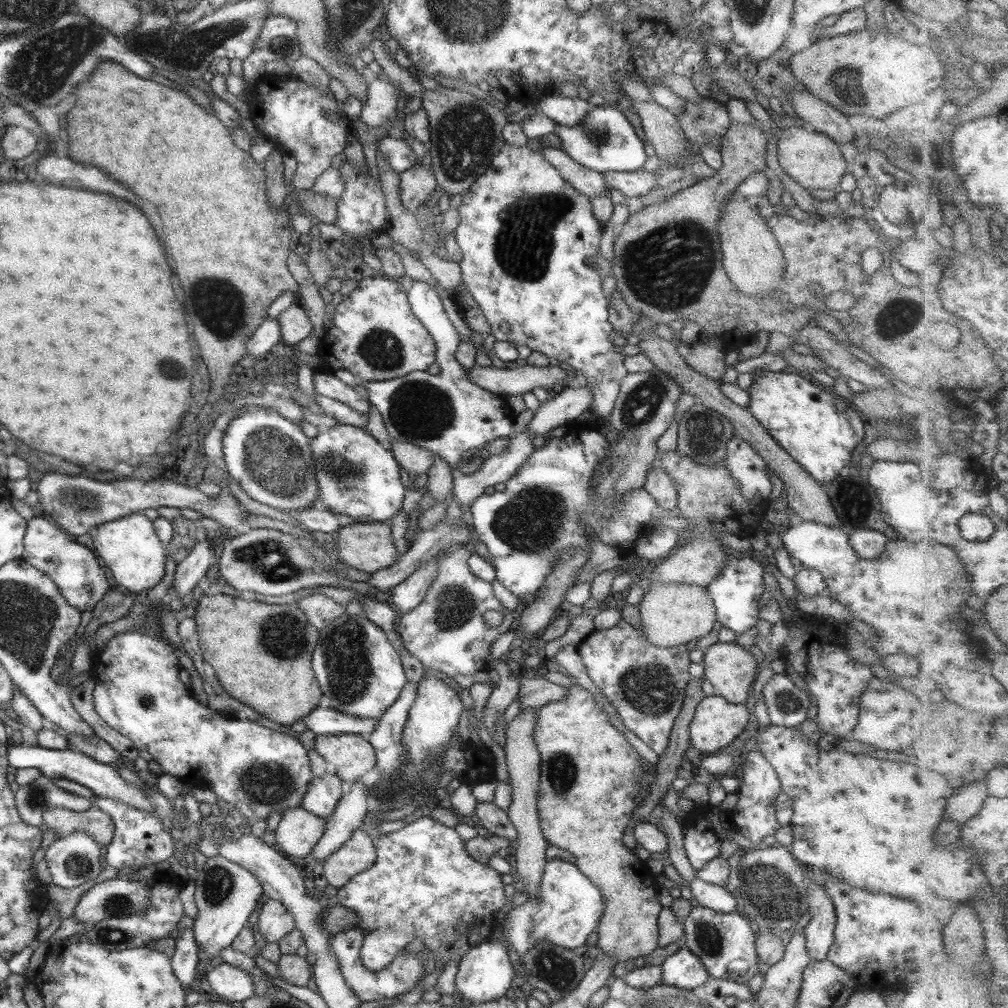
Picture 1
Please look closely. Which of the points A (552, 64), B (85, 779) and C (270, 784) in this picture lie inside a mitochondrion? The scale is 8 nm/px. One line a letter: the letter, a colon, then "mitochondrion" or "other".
A: other
B: other
C: mitochondrion

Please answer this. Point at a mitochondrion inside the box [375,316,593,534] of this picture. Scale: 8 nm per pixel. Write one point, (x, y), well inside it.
(418, 410)

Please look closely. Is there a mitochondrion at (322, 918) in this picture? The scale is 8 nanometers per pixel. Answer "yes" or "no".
no

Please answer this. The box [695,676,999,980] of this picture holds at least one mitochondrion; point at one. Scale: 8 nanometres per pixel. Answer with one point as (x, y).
(774, 897)

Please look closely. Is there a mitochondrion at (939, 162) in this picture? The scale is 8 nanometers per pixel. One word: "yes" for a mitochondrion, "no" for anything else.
no

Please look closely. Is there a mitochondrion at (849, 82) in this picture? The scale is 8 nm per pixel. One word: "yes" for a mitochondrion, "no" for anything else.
yes

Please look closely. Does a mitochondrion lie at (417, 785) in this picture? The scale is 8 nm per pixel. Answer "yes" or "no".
yes

